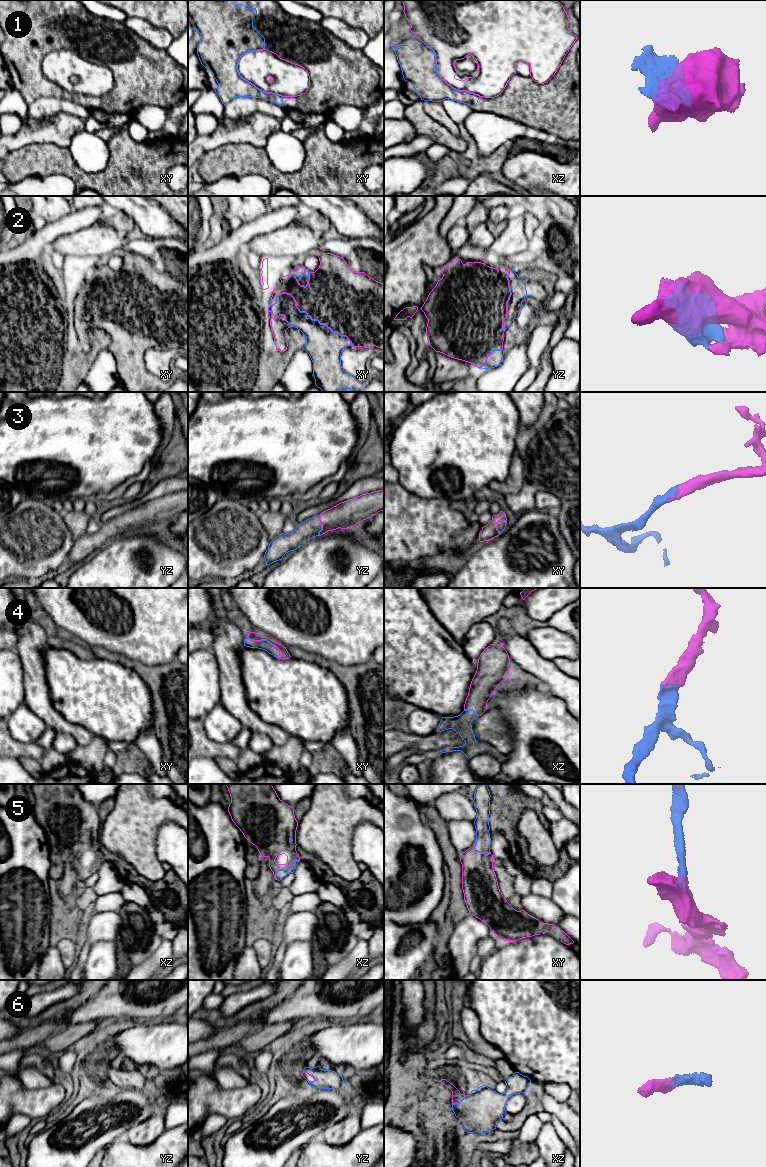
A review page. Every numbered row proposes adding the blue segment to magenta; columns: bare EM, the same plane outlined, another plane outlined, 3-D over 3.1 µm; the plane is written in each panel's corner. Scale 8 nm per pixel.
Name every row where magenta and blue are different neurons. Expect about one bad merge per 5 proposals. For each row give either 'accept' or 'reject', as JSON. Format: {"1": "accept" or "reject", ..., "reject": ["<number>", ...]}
{"1": "reject", "2": "accept", "3": "accept", "4": "accept", "5": "accept", "6": "accept", "reject": ["1"]}

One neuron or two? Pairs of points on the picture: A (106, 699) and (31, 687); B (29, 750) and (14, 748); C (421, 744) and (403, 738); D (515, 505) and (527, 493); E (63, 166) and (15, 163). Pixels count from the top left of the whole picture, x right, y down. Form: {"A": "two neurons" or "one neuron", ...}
{"A": "two neurons", "B": "one neuron", "C": "one neuron", "D": "one neuron", "E": "one neuron"}

